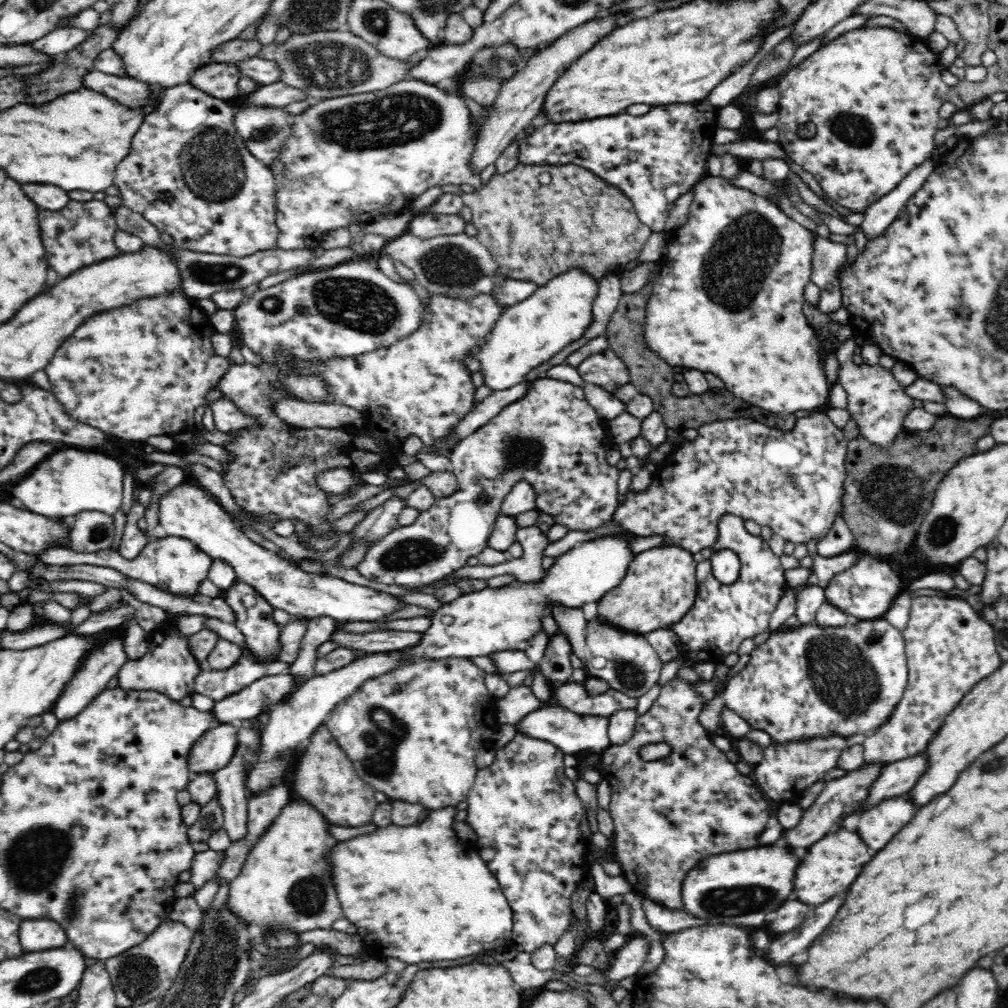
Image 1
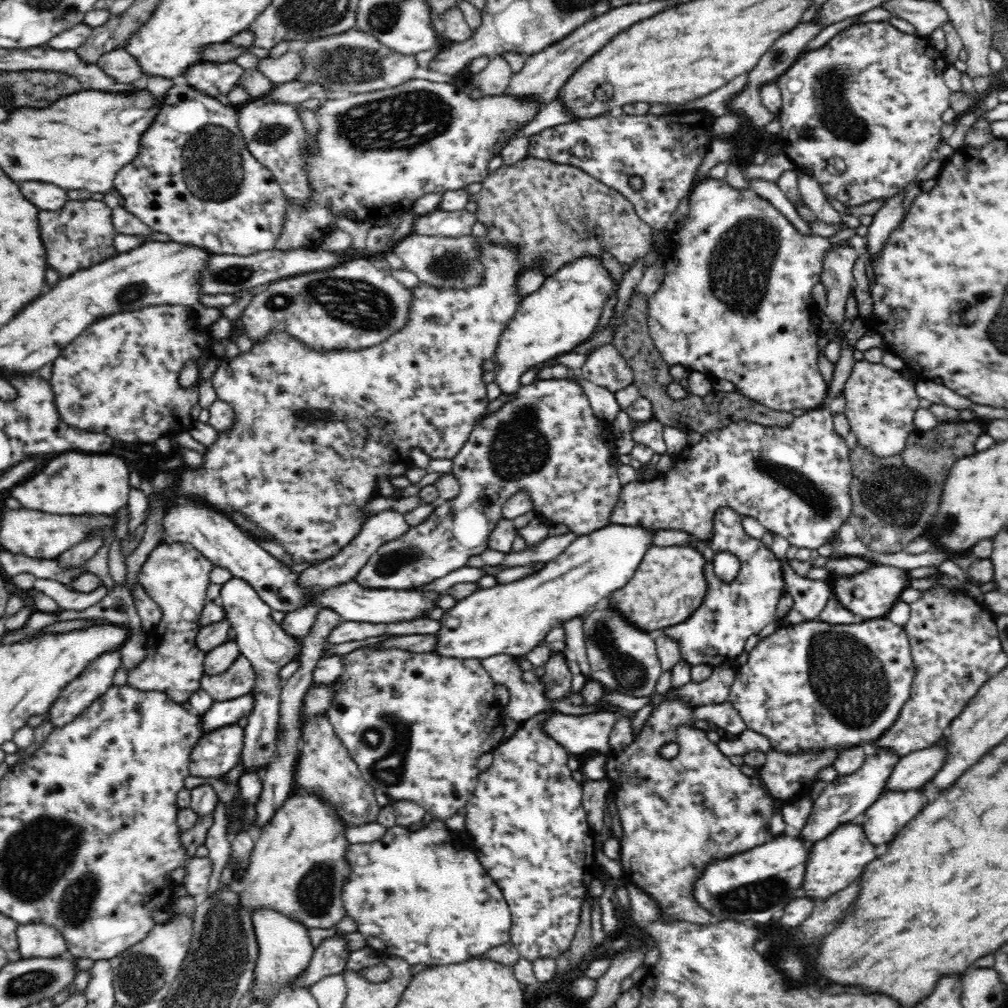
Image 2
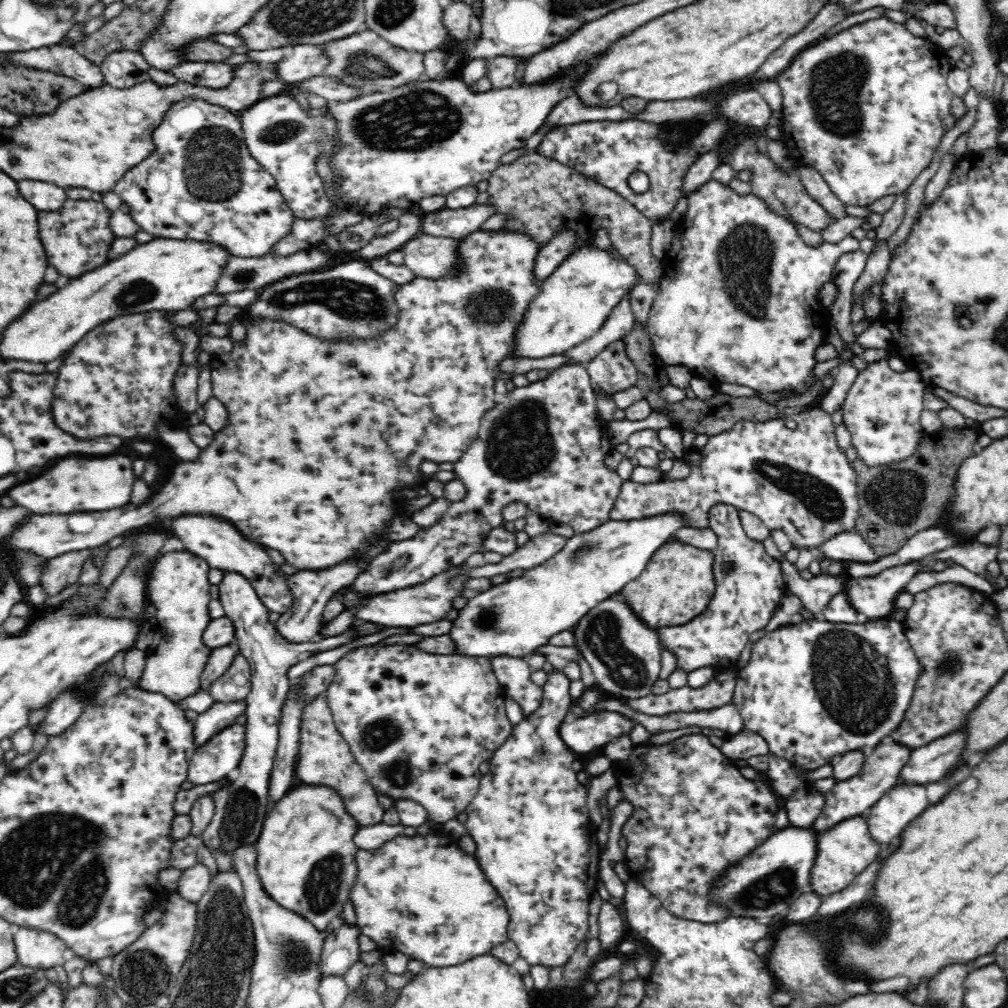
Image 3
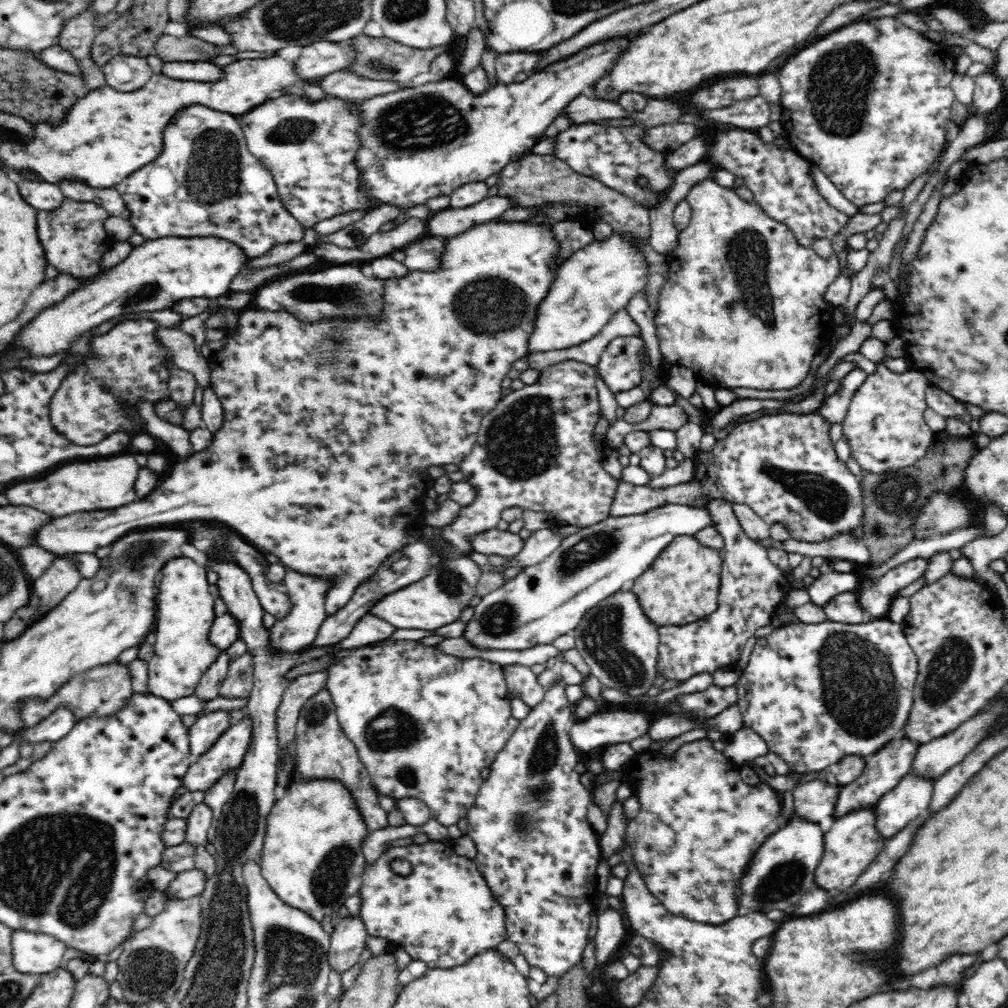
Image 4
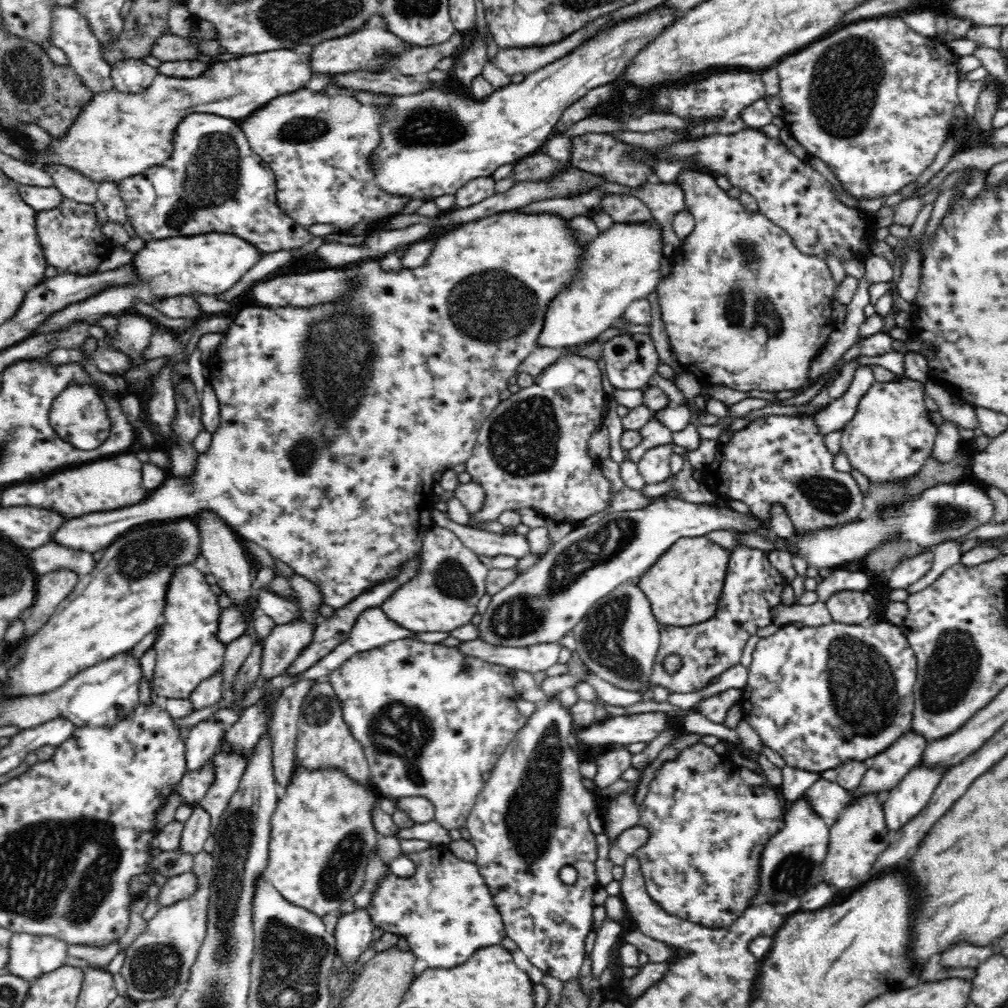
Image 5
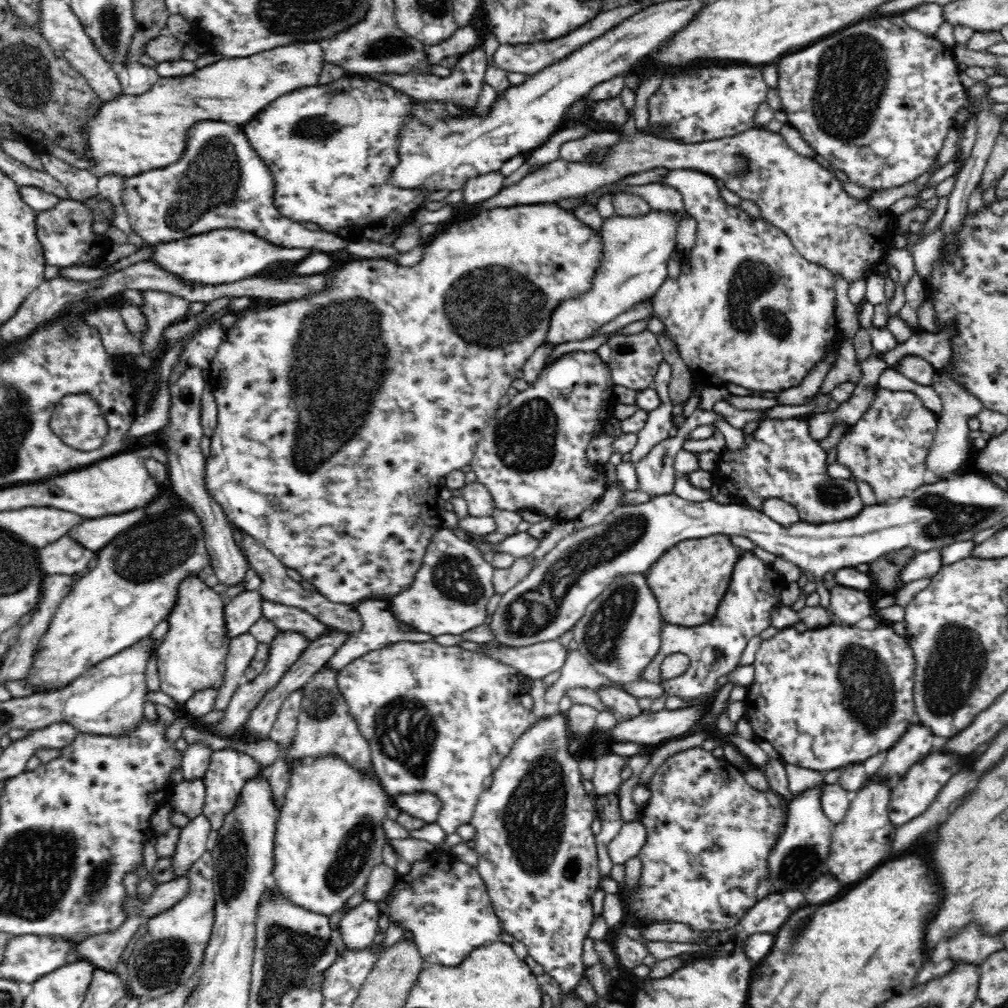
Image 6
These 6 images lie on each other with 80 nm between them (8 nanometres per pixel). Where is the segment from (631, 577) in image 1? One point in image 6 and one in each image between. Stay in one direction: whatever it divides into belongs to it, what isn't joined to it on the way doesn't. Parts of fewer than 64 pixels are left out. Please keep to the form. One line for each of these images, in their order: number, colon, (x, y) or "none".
2: (670, 584)
3: (678, 583)
4: (681, 586)
5: (684, 585)
6: (689, 580)

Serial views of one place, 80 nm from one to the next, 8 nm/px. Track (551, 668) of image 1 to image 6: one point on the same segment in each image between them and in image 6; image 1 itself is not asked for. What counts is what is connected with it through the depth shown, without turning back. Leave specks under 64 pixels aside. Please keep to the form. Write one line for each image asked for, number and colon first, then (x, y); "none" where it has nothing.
2: (557, 678)
3: (535, 842)
4: (528, 822)
5: (530, 820)
6: (535, 819)

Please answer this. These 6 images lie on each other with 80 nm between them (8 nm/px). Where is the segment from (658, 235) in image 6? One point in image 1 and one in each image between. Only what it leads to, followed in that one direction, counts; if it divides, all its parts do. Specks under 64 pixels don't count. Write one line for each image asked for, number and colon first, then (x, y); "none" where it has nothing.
1: (531, 332)
2: (565, 311)
3: (576, 299)
4: (596, 282)
5: (623, 264)

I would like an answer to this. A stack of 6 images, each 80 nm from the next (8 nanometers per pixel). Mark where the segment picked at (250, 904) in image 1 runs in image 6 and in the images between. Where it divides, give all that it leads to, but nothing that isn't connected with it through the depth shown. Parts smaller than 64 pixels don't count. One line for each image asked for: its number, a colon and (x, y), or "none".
2: (298, 865)
3: (306, 856)
4: (312, 857)
5: (322, 835)
6: (330, 835)

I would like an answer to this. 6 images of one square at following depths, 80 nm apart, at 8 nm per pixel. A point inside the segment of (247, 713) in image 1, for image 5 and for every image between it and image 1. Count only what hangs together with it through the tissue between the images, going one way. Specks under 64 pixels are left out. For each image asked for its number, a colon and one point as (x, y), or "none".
2: (221, 714)
3: (209, 724)
4: (207, 729)
5: (203, 743)

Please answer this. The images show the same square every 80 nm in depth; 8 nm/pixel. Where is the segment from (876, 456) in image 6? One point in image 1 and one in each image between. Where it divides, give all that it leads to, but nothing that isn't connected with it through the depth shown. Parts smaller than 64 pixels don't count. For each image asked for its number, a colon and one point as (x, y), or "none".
1: (877, 403)
2: (881, 403)
3: (882, 411)
4: (885, 427)
5: (890, 439)

